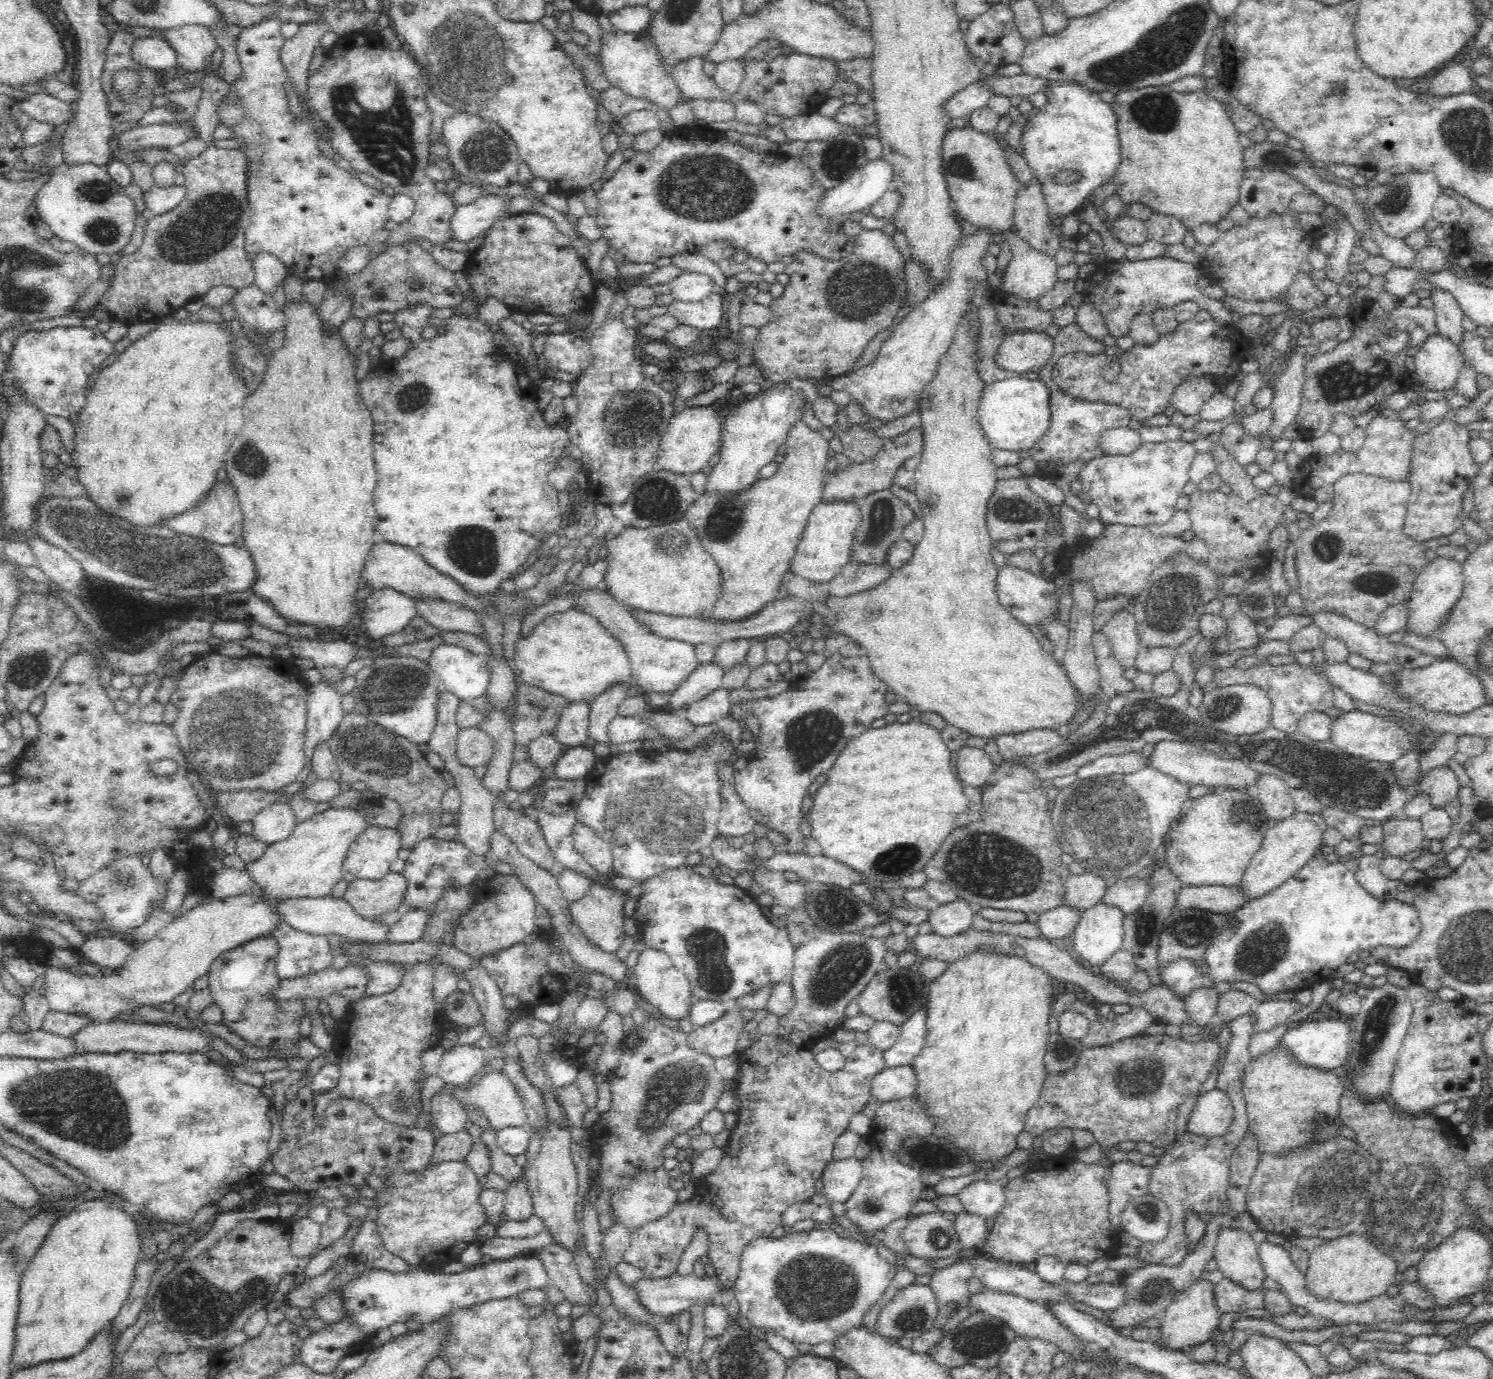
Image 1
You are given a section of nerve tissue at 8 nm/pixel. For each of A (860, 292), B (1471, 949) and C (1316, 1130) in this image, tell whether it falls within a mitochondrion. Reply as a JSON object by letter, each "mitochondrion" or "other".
{"A":"mitochondrion","B":"mitochondrion","C":"mitochondrion"}

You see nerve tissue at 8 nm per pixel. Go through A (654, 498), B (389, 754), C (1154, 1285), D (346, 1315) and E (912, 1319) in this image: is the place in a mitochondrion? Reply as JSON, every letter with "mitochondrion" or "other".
{"A":"mitochondrion","B":"mitochondrion","C":"mitochondrion","D":"other","E":"mitochondrion"}

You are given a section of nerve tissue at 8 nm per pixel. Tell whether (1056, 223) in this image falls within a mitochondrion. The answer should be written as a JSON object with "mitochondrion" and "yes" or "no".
{"mitochondrion":"no"}

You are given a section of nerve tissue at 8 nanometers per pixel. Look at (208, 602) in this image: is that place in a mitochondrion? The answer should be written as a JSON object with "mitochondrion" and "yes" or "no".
{"mitochondrion":"yes"}

